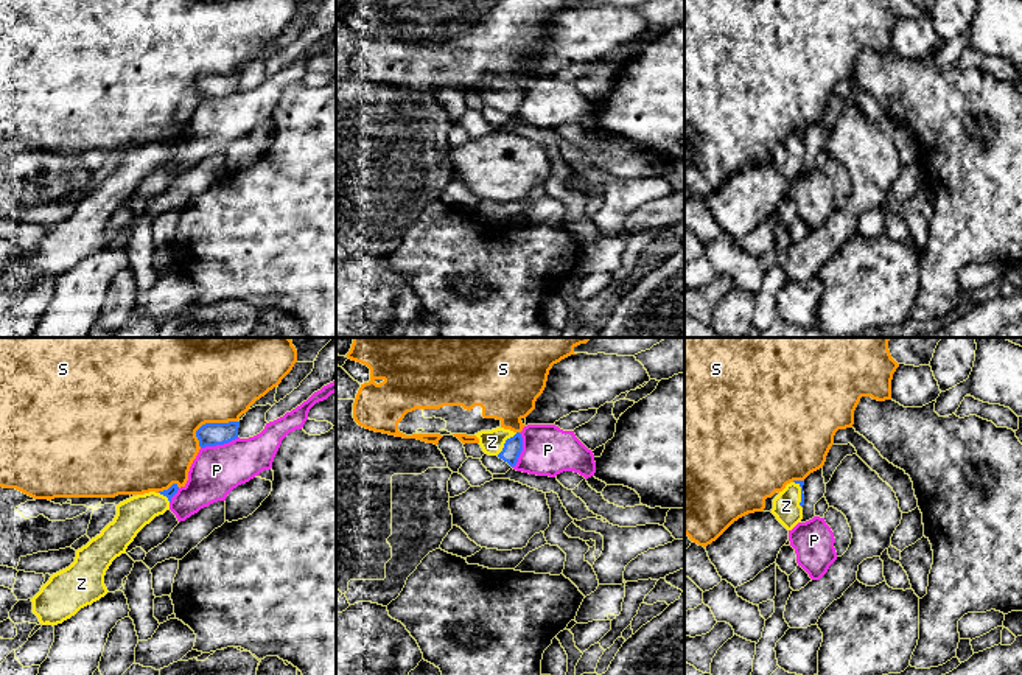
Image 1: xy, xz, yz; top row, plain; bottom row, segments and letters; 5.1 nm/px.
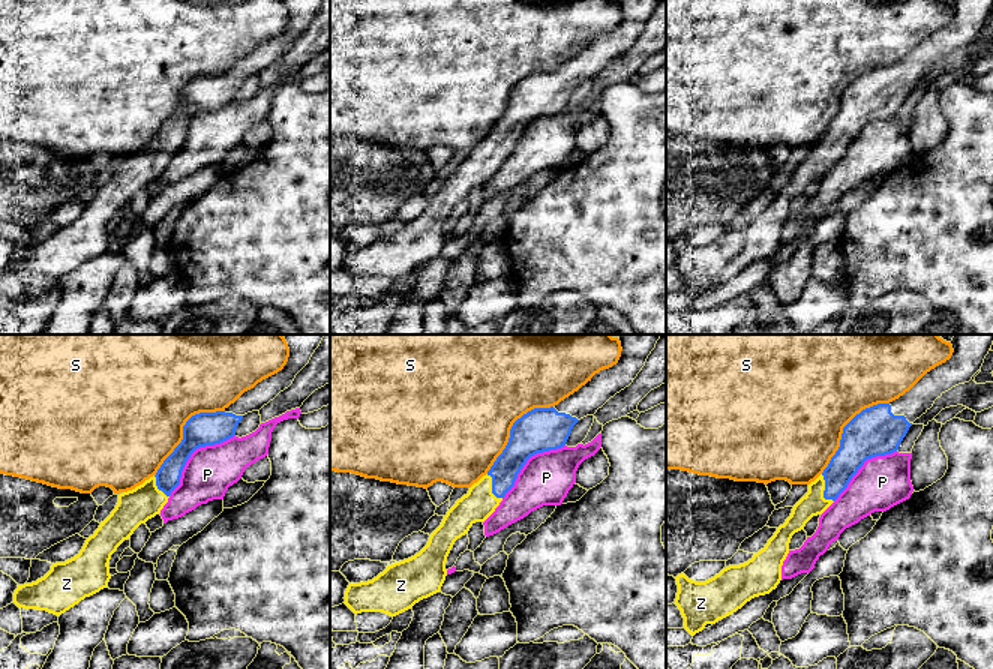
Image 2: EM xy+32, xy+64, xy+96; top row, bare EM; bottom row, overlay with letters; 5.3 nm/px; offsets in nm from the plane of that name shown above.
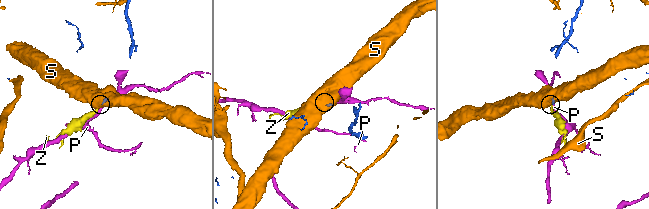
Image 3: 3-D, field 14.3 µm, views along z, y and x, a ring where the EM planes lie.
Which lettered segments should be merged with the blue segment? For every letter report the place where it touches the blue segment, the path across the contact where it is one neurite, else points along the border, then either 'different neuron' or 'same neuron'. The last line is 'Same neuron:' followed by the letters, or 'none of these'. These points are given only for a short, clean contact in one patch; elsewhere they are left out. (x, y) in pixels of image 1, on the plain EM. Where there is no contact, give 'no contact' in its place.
P: contact xy (220, 95); different neuron
S: contact xy (209, 75); different neuron
Z: contact xz (506, 94); way xz (512, 100), (506, 94), (492, 94); same neuron
Same neuron: Z

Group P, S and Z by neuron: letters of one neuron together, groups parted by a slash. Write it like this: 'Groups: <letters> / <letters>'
Groups: P / S / Z

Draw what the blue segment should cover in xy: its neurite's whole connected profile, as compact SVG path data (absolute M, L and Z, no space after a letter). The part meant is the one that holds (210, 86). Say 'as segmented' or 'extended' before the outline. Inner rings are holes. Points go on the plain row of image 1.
as segmented; M240 73L205 75L196 82L199 98L216 98L238 90Z

